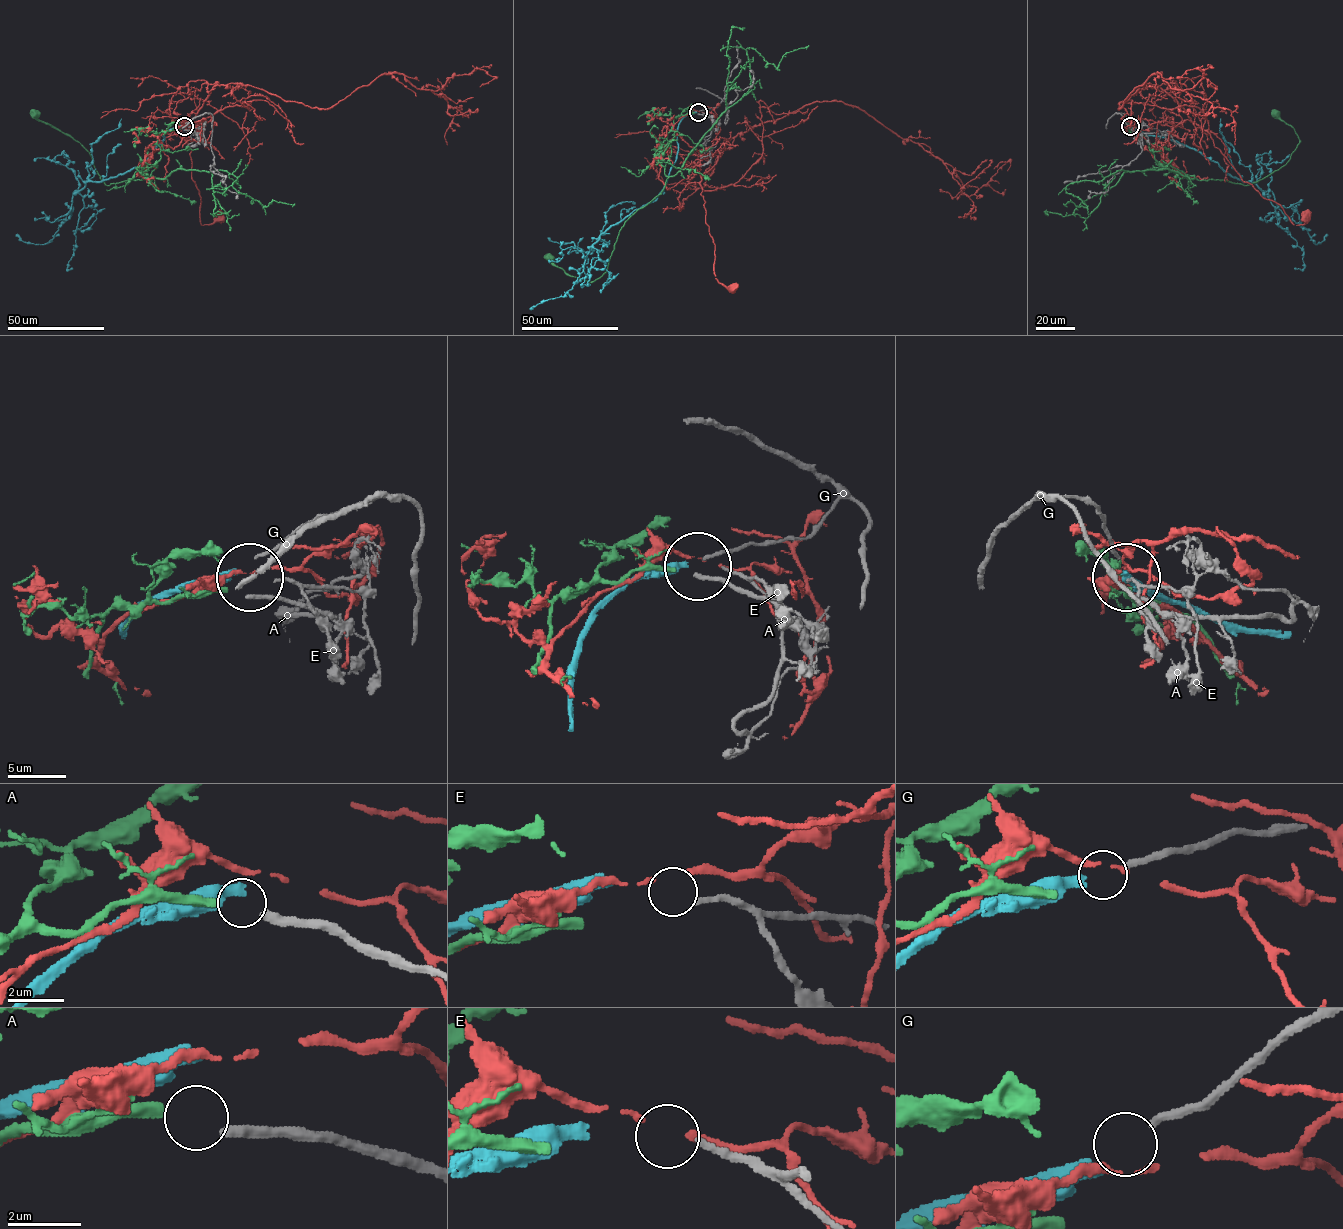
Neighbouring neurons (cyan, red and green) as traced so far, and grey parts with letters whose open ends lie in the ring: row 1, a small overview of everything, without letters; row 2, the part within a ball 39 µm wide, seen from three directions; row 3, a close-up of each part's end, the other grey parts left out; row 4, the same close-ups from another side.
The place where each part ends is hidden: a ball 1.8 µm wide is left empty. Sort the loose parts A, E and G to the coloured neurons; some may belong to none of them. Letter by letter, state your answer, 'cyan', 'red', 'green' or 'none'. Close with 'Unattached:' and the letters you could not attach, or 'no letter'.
A: green
E: none
G: none
Unattached: E, G

